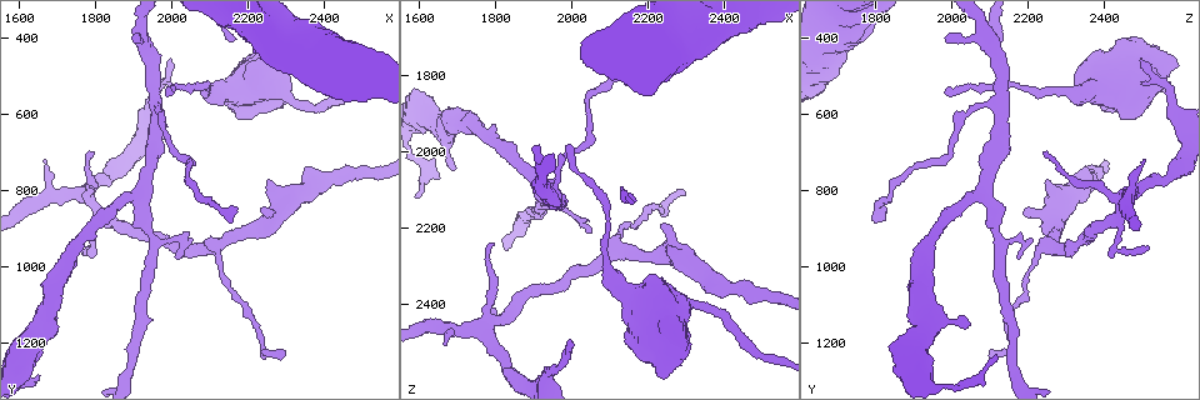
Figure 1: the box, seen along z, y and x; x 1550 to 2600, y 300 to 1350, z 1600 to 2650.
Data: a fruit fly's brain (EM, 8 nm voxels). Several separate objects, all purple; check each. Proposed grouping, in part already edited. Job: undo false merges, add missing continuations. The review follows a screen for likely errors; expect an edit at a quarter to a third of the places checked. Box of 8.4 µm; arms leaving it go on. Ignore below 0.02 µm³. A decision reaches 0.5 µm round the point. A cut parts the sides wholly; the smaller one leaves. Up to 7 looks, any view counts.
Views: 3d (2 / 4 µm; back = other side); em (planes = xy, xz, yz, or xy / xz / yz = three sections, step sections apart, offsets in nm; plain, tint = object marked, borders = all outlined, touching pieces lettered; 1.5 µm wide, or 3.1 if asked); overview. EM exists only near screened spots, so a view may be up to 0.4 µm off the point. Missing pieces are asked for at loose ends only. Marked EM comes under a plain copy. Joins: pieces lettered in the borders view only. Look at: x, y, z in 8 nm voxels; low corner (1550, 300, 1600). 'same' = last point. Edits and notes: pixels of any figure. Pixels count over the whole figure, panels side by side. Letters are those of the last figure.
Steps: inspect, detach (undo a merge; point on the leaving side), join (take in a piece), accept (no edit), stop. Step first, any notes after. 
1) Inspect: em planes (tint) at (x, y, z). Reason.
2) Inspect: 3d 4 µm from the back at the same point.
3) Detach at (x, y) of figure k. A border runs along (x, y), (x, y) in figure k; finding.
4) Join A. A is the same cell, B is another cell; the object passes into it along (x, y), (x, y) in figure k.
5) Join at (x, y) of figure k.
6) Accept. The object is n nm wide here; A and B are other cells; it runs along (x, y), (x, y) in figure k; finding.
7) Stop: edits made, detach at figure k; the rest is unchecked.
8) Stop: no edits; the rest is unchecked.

Inspect: 3d 2 µm at (1985, 460, 2500). Free end.

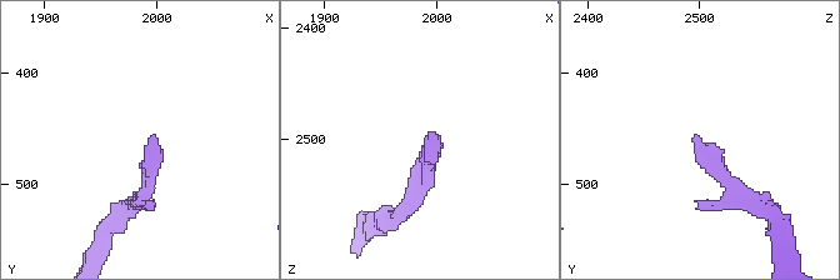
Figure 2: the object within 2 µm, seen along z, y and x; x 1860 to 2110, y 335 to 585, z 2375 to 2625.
Inspect: em xy step 4 (borders) at (1992, 458, 2498). Need the tissue.

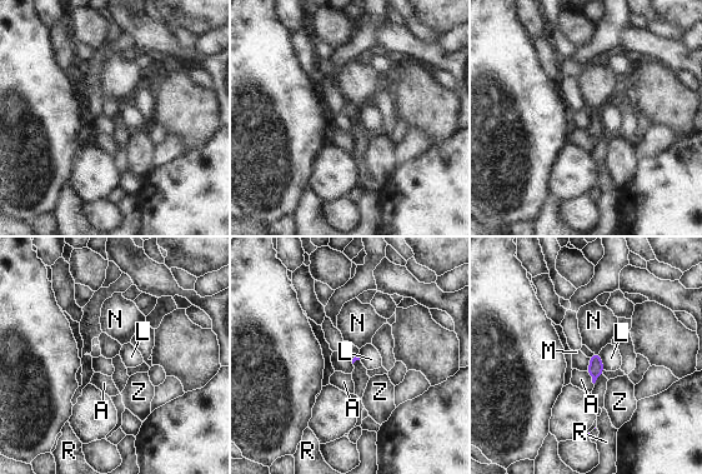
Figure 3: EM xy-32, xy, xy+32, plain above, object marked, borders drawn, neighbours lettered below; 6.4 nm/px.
Accept. A, L, M, N, R and Z are other cells; a border runs along (590, 358), (590, 365), (586, 370) in figure 3; none of them fits.

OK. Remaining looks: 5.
Inspect: 3d 4 µm from the back at (2290, 835, 2285). Branch point.

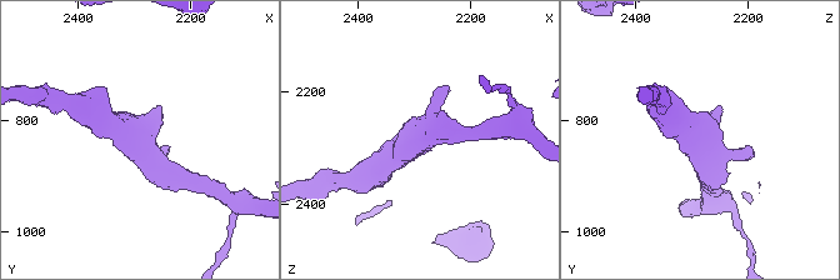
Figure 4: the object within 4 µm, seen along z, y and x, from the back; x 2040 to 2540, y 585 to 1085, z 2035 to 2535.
Inspect: em planes (borders) at (2295, 840, 2280).

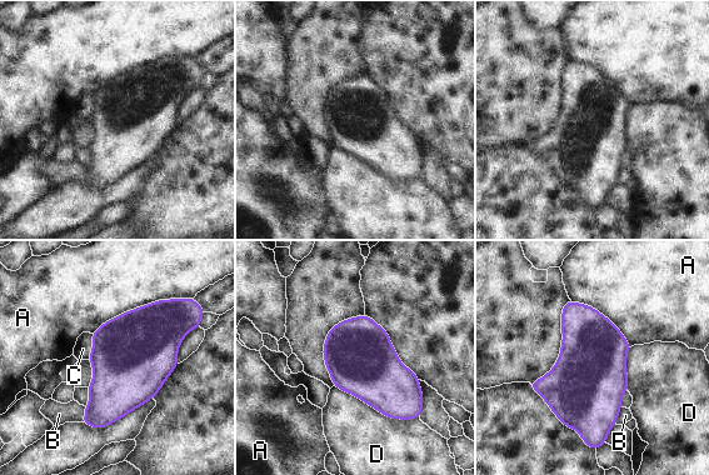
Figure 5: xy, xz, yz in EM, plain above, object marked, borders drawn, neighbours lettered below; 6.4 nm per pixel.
Accept. A, B, C and D are other cells; a border runs along (334, 385), (390, 418), (419, 418) in figure 5; all the same neuron.

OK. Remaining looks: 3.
Inspect: 3d 4 µm at (2080, 540, 2235). Calibre changes.

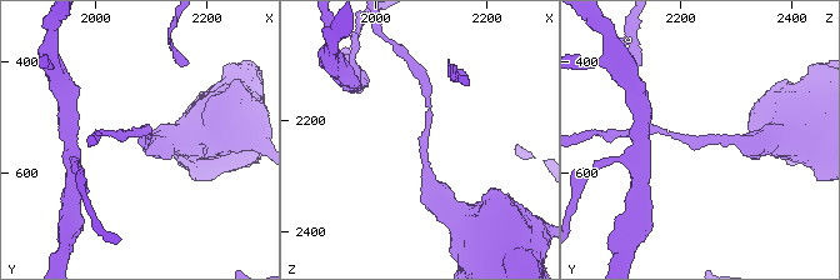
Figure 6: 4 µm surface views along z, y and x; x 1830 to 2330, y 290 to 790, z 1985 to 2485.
Inspect: em yz step 4 (tint) at (2085, 545, 2245). Shape alone is not enough.

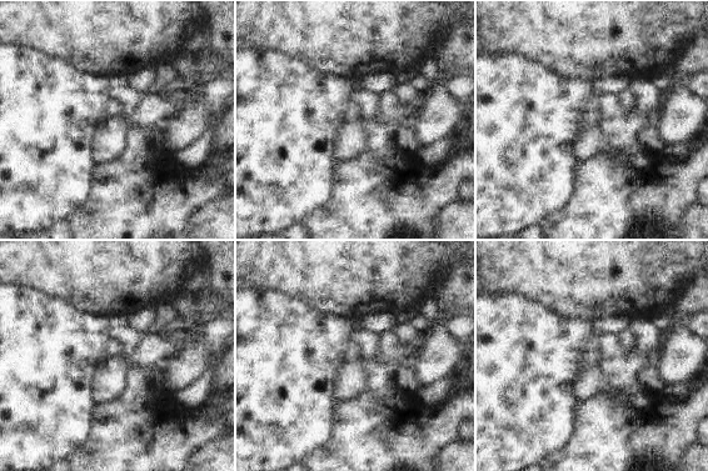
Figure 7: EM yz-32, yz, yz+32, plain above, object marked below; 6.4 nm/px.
Inspect: em planes (borders) at the same point.

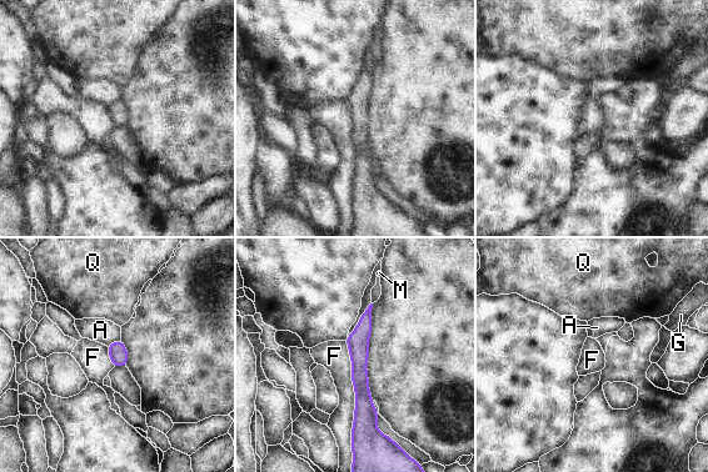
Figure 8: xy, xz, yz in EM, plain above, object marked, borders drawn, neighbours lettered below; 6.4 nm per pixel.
Accept. A, F, G, M and Q are other cells; it runs along (368, 312), (359, 337), (362, 432) in figure 8; all the same neuron.

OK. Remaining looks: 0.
Stop: no edits; the rest is unchecked.

